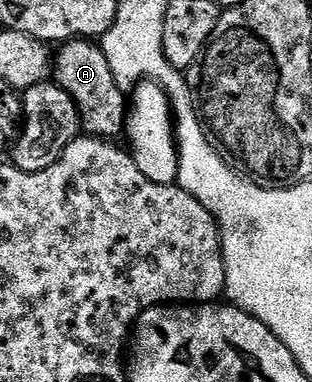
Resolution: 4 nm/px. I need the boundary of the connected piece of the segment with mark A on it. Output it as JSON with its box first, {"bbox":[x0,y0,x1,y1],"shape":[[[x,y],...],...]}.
{"bbox":[52,39,128,139],"shape":[[[79,39],[67,41],[59,49],[62,50],[52,57],[52,77],[74,101],[81,132],[103,139],[121,138],[126,128],[128,97],[116,83],[116,75],[112,75],[112,67],[108,67],[101,44],[90,39]]]}

